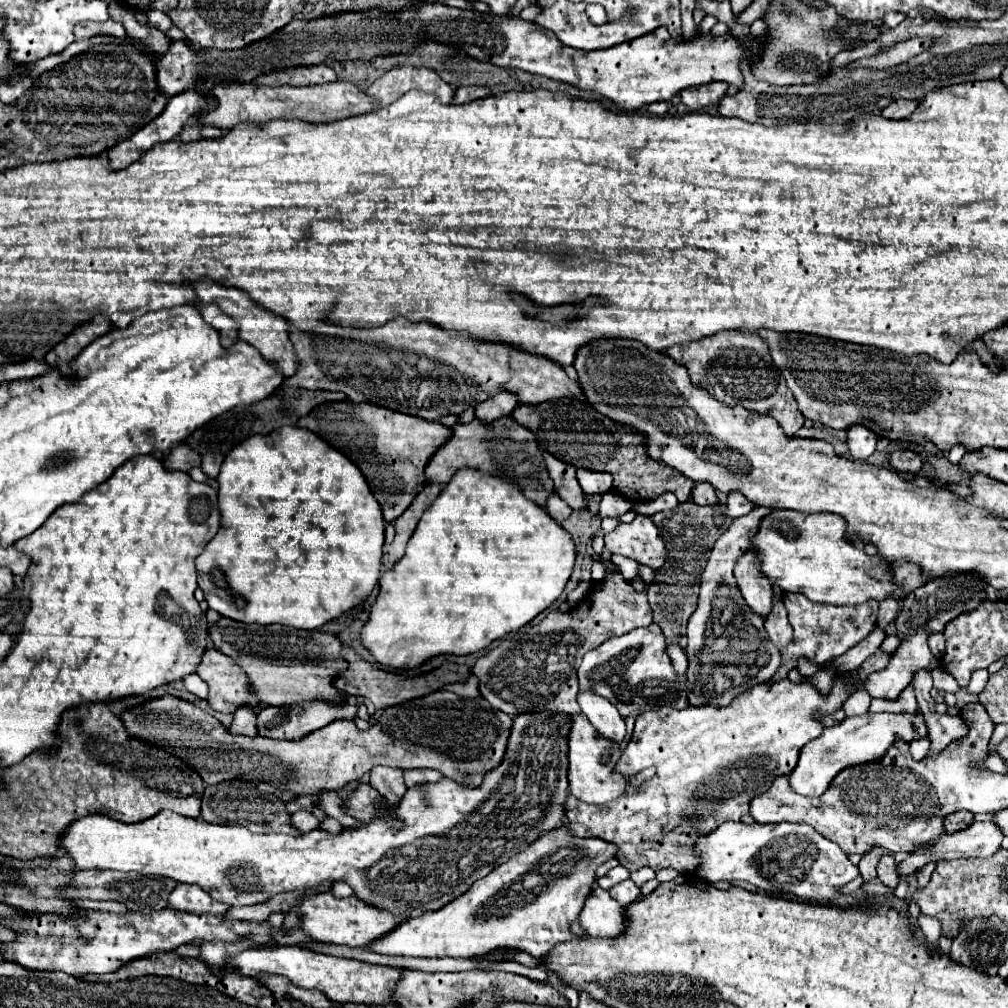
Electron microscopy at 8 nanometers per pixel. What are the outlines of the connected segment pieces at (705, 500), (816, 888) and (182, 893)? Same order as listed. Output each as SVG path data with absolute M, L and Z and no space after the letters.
M695 483L691 499L699 505L715 505L717 503L717 491L713 489L713 485L705 485L705 483Z
M727 821L695 843L699 865L695 875L707 883L747 881L759 891L795 897L805 903L829 905L841 895L841 887L859 877L859 869L831 841L821 837L811 825L799 823L733 823Z
M177 883L177 889L169 895L169 909L177 909L181 913L213 913L213 915L223 915L229 907L225 903L213 901L209 893L205 893L197 885L181 885Z

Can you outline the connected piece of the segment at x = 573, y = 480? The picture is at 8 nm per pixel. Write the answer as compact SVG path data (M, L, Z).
M541 449L541 455L545 455L547 471L549 471L561 499L567 501L567 505L573 507L573 509L585 507L583 505L583 491L581 491L581 485L577 485L577 477L575 477L577 469L573 465L567 465L567 463L559 461L551 453L547 453L545 449Z

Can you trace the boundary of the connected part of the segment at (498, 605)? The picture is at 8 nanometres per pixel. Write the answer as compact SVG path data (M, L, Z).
M459 469L453 479L447 483L447 487L441 491L441 495L435 499L435 503L425 511L425 515L421 517L413 537L409 539L409 545L405 549L405 555L401 557L401 561L387 573L381 575L379 579L379 595L377 601L371 607L371 615L367 625L361 629L361 641L363 645L373 653L373 657L389 667L395 669L405 669L405 667L417 667L423 661L427 661L433 655L439 653L453 653L453 655L467 655L467 653L475 653L485 649L489 643L493 643L495 639L501 639L503 635L507 635L509 631L517 631L521 629L525 623L529 623L535 615L539 615L543 609L547 609L555 599L559 599L559 595L563 593L569 577L571 577L571 569L575 565L575 541L571 537L571 533L567 533L549 513L547 509L541 509L541 505L537 505L535 501L529 501L515 485L505 483L499 477L481 473L477 469Z

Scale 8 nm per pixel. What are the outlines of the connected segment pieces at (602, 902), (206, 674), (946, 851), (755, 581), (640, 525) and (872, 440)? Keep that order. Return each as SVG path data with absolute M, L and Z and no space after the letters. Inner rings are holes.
M595 887L585 899L579 923L591 937L617 937L625 929L625 909L601 887Z
M207 649L197 665L197 675L209 685L207 703L215 711L233 713L241 703L259 705L249 693L249 679L245 671L217 649Z
M975 821L971 827L957 831L953 835L943 835L933 841L933 847L913 851L913 855L897 865L899 875L915 873L929 861L959 859L959 857L989 857L997 853L1003 841L1001 829L993 821Z
M745 553L735 567L735 579L741 589L743 599L753 609L753 613L759 613L759 617L767 619L767 615L773 611L773 587L771 583L761 575L759 563L753 553Z
M637 515L631 523L619 523L605 535L605 547L651 569L659 569L667 559L661 533L647 515Z
M853 425L847 431L847 445L849 445L849 453L853 459L865 461L875 453L877 435L863 425Z

